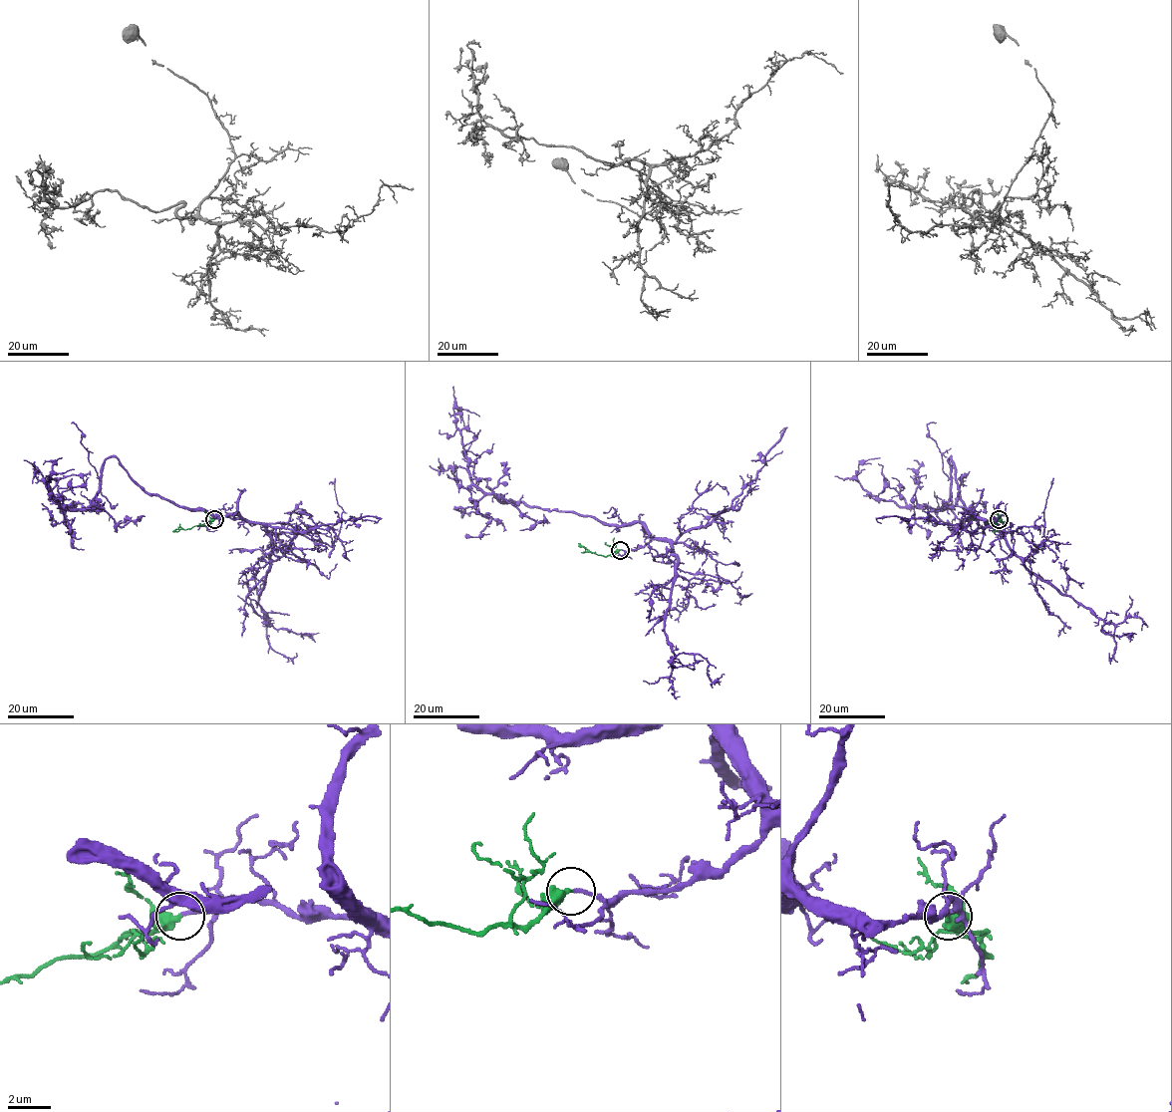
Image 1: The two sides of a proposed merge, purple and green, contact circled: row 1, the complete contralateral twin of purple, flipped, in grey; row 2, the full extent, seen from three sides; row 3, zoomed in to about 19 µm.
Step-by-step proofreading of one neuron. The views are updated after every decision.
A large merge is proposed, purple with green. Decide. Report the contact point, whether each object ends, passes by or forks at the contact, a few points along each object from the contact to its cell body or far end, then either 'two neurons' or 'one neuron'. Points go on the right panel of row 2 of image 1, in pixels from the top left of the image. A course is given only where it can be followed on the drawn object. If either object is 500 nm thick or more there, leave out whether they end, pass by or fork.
at (999, 519); purple ends there; green ends there; purple runs (998, 518), (971, 515), (951, 457), (951, 497), (942, 508), (878, 499), (856, 474), (858, 465), (880, 457); green runs (998, 518), (1005, 525), (992, 531); one neuron

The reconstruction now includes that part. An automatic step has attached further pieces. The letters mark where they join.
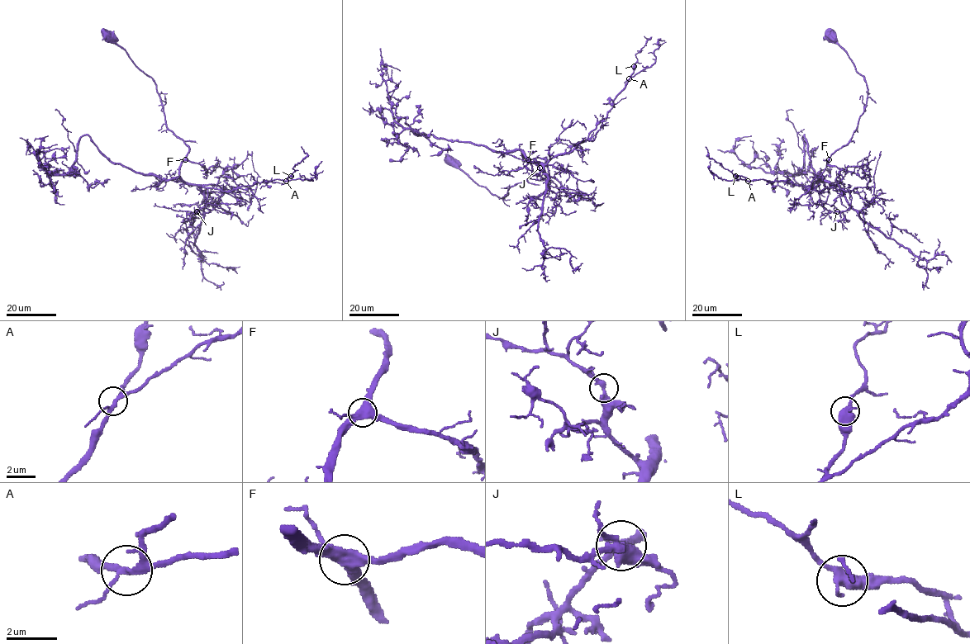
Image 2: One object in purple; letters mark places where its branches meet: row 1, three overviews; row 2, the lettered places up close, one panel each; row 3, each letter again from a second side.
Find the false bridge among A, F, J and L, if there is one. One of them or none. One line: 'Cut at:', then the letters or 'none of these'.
Cut at: none of these

